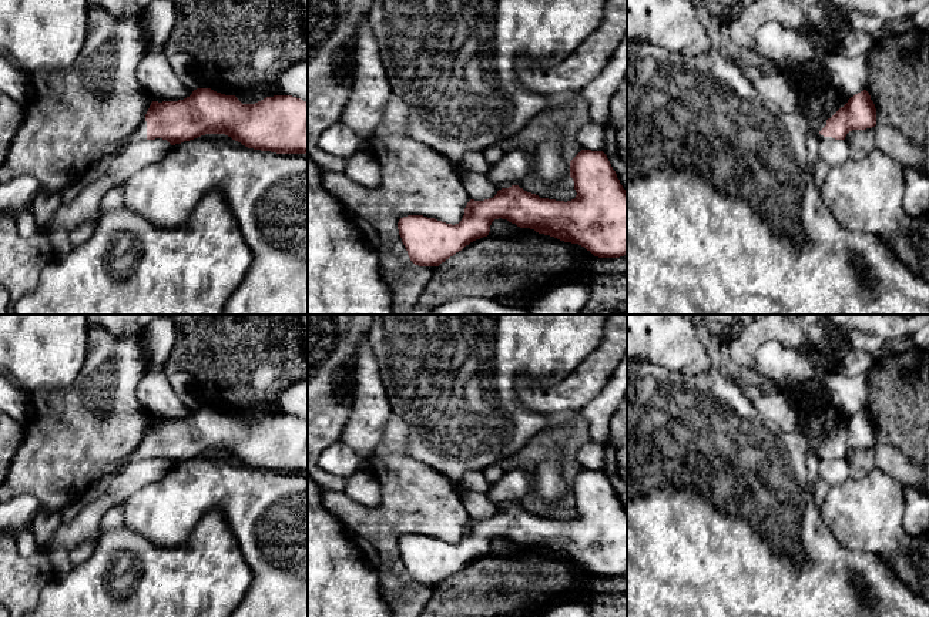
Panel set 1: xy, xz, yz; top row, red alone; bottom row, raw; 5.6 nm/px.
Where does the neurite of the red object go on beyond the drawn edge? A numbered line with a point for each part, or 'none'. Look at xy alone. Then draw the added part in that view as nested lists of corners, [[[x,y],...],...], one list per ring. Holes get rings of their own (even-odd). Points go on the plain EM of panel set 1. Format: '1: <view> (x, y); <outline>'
1: xy (140, 453); [[[145,437],[142,439],[142,442],[140,443],[138,449],[123,463],[121,469],[111,469],[108,472],[103,472],[101,475],[98,475],[91,483],[88,489],[95,489],[97,486],[103,484],[103,483],[108,483],[111,482],[114,477],[117,477],[121,470],[133,463],[133,462],[138,462],[138,460],[144,460],[147,459],[147,440]]]

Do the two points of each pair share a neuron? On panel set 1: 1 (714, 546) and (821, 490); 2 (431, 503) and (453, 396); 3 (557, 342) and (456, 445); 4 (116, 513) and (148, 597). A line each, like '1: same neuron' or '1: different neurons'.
1: different neurons
2: different neurons
3: same neuron
4: different neurons

